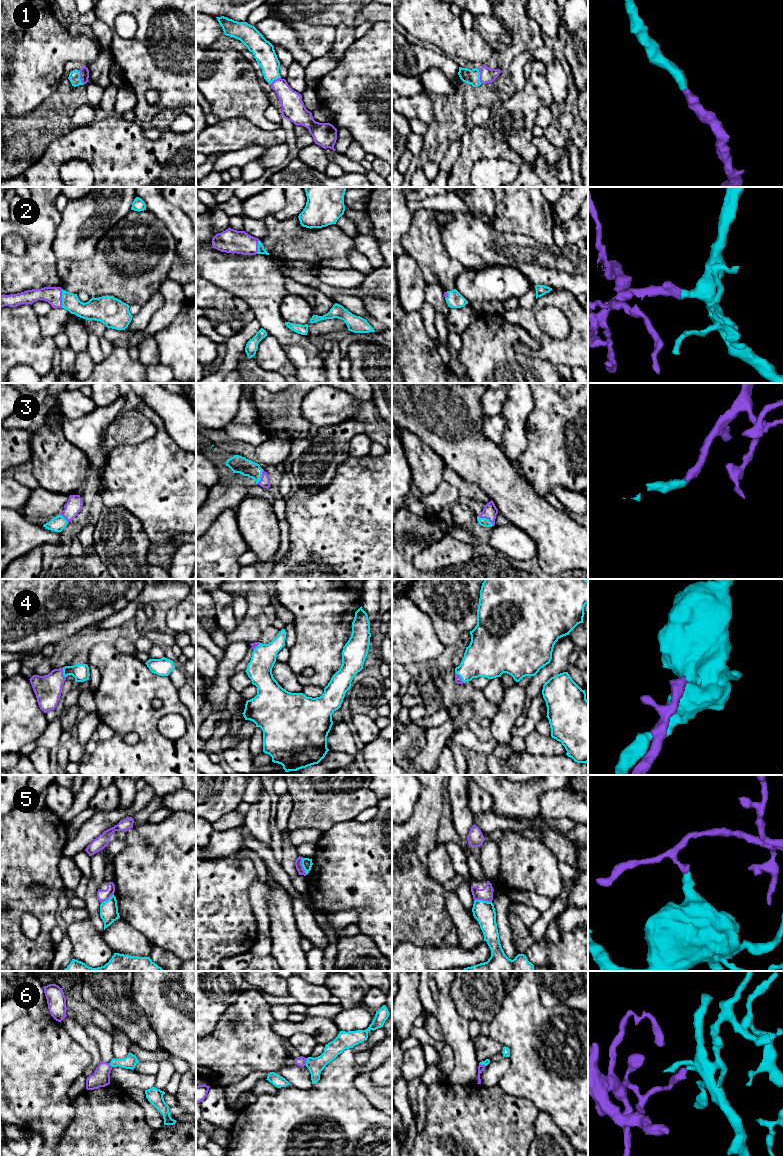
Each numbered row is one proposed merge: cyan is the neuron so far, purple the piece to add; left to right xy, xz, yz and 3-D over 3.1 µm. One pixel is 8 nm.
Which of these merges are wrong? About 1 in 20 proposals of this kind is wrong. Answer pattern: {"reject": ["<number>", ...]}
{"reject": ["5", "6"]}

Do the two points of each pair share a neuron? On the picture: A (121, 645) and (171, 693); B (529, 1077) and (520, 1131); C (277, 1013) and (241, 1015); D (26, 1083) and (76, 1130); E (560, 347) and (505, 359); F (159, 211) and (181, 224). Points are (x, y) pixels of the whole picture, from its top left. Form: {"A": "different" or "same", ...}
{"A": "different", "B": "different", "C": "different", "D": "different", "E": "different", "F": "same"}

